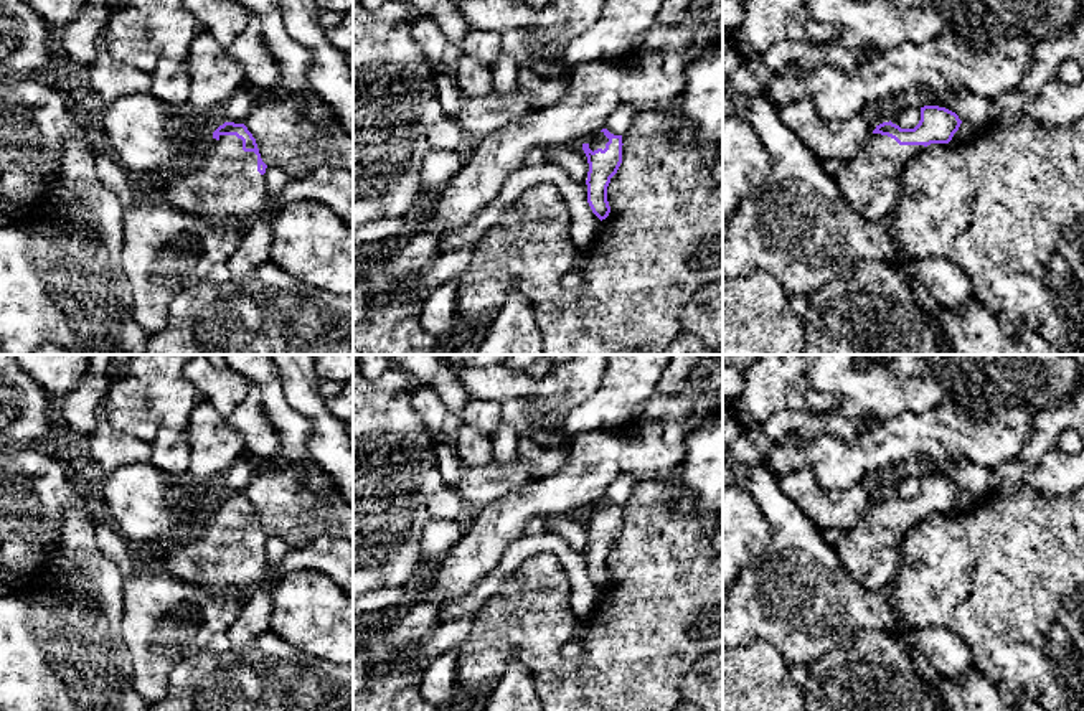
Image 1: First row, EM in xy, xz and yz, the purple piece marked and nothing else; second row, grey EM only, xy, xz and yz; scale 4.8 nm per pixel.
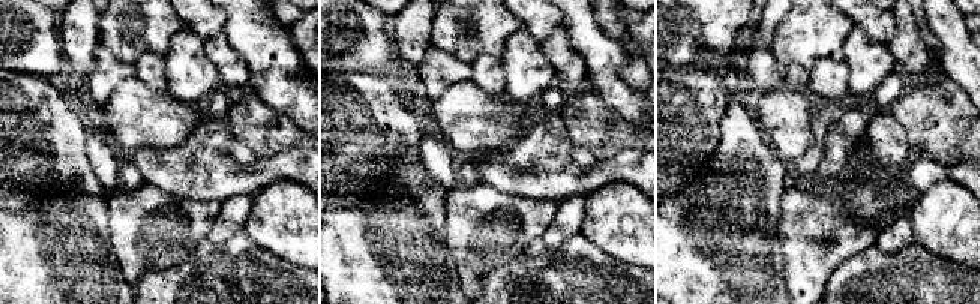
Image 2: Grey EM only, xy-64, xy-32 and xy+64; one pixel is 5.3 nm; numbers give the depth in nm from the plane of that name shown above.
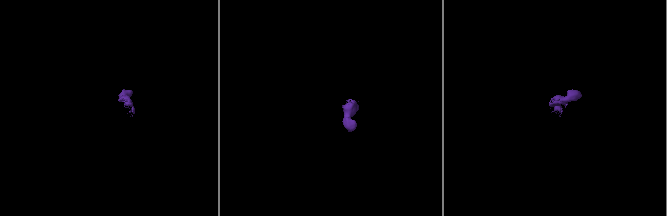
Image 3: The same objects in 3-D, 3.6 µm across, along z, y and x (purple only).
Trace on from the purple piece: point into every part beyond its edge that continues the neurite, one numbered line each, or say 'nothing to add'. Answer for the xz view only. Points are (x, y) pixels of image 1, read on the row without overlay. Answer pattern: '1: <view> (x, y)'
1: xz (596, 510)

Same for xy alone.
1: xy (223, 551)

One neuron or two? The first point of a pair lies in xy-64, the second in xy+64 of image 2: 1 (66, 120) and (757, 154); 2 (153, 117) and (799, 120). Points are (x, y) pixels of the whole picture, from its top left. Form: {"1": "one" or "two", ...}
{"1": "two", "2": "one"}

